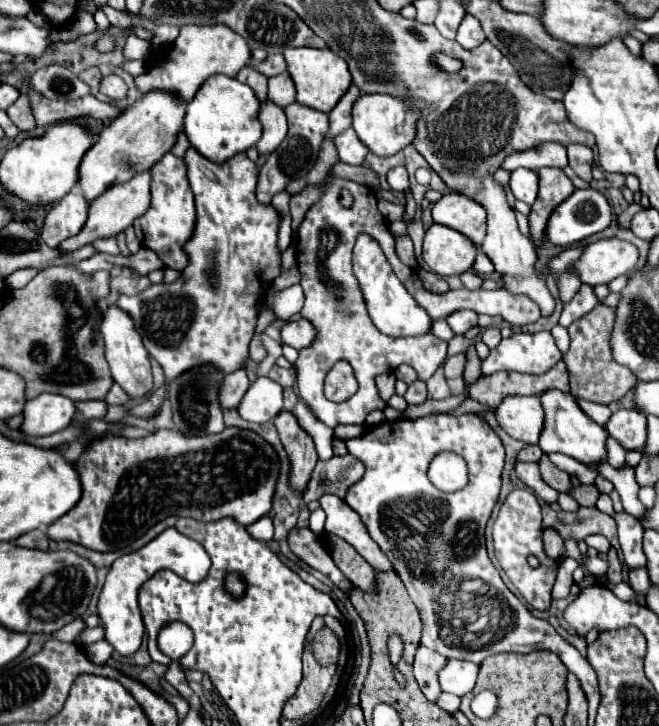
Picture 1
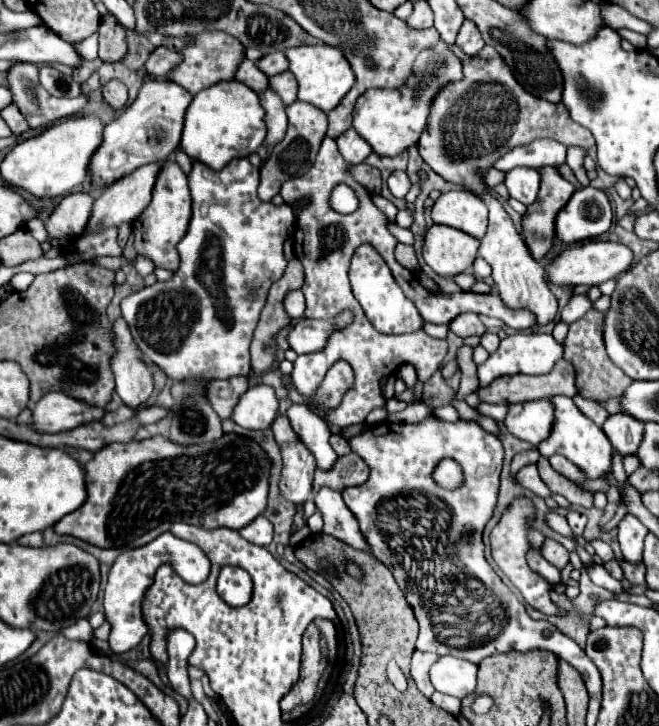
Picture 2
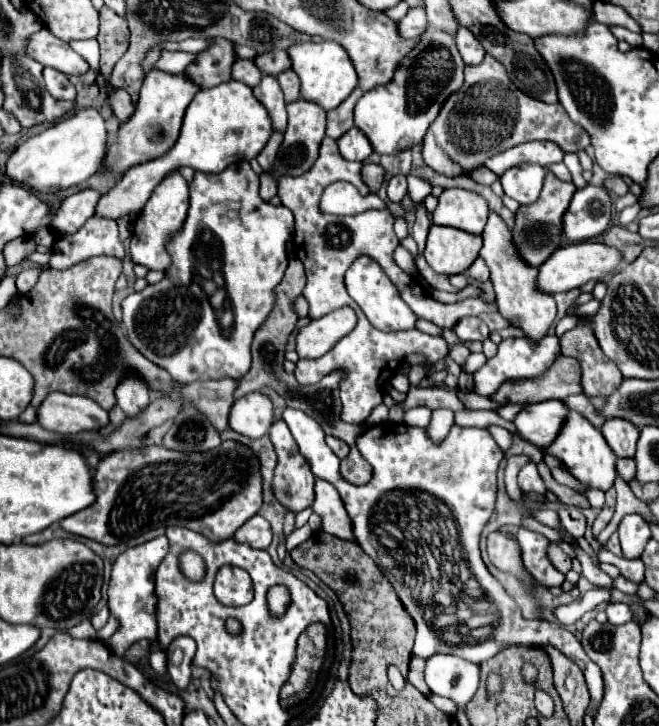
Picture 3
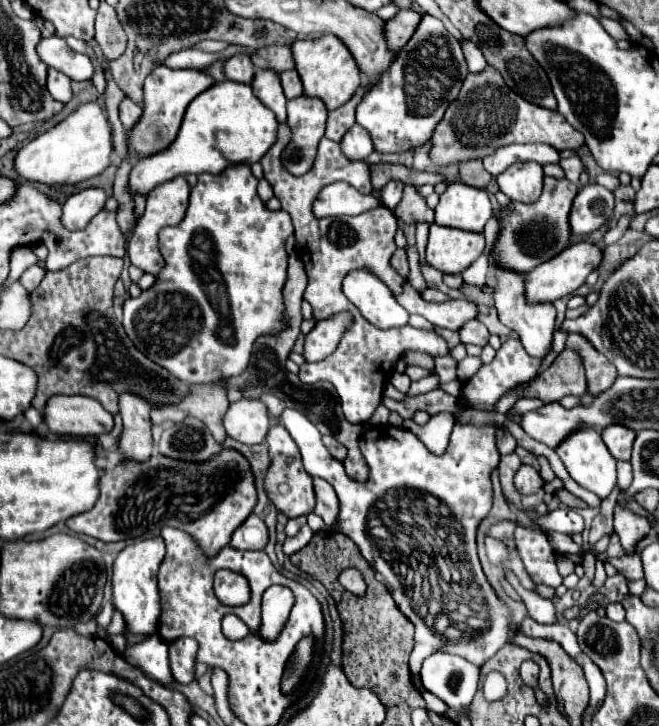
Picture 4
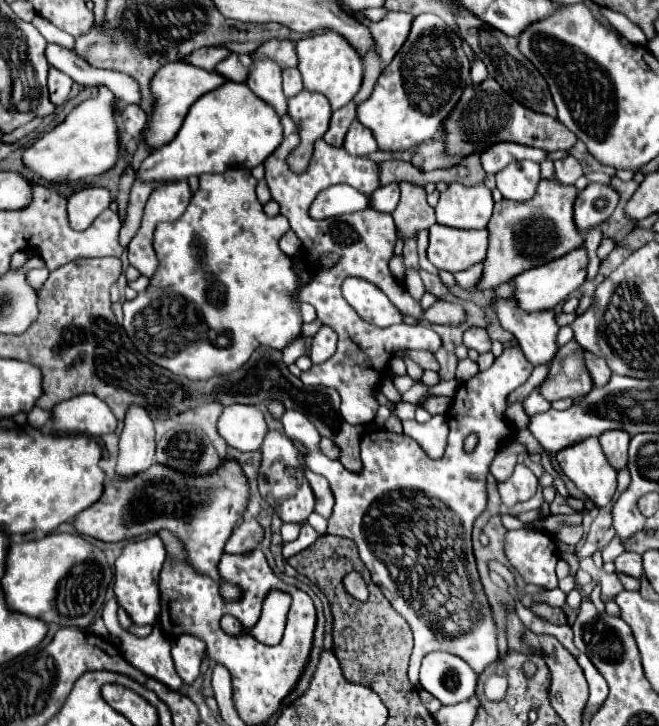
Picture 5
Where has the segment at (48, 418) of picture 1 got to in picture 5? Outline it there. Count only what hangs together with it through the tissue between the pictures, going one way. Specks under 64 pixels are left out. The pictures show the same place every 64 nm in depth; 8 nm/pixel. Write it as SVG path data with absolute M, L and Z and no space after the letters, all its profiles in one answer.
M80 394L70 400L58 402L52 408L54 432L60 434L86 434L102 436L116 430L116 416L106 404L92 394Z

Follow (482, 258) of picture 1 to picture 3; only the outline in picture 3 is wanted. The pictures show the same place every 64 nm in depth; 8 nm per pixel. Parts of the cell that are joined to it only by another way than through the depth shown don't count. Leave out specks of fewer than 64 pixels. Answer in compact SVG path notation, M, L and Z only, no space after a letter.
M476 258L474 264L468 268L466 274L468 274L470 278L478 280L478 282L484 282L484 280L490 278L490 270L488 270L488 266L486 266L486 262L484 262L482 258Z

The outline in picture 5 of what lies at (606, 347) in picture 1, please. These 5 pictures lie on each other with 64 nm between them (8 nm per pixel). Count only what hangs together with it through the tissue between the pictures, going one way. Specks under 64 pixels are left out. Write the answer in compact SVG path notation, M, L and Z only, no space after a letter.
M584 352L584 360L586 360L586 368L592 376L592 382L594 386L602 386L602 384L608 384L610 376L612 376L612 370L608 368L606 360L596 356L596 354L590 354L590 352Z

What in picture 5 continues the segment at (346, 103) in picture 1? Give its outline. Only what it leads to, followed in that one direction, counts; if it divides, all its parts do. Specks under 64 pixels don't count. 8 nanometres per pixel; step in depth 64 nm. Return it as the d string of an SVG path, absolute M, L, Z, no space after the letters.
M350 102L346 104L344 108L332 112L332 120L330 120L330 128L328 132L324 134L324 140L328 144L334 144L334 146L342 146L344 142L344 136L352 124L352 120L356 118L356 104Z

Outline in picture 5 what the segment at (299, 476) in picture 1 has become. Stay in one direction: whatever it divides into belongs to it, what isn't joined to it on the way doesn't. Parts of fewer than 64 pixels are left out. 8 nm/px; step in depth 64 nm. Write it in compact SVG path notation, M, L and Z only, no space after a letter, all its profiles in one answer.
M270 430L264 438L262 466L258 472L258 490L284 522L306 522L306 518L314 512L314 494L306 480L304 468L300 466L300 450L284 432Z

